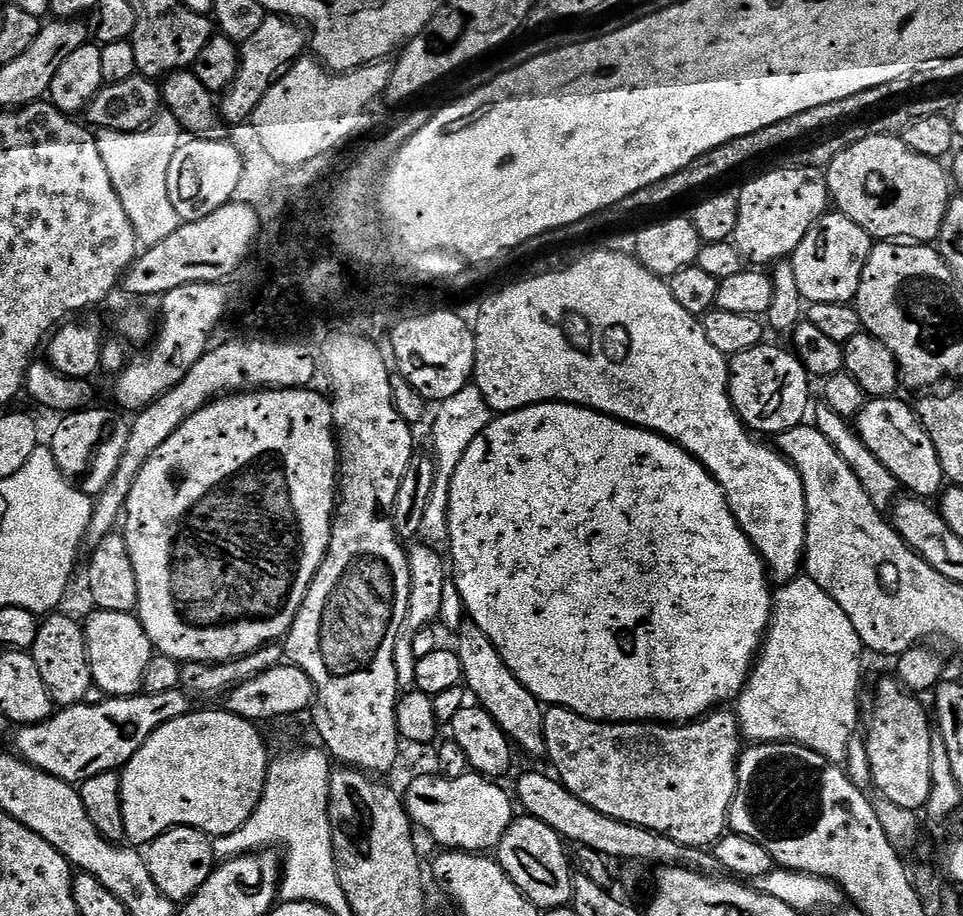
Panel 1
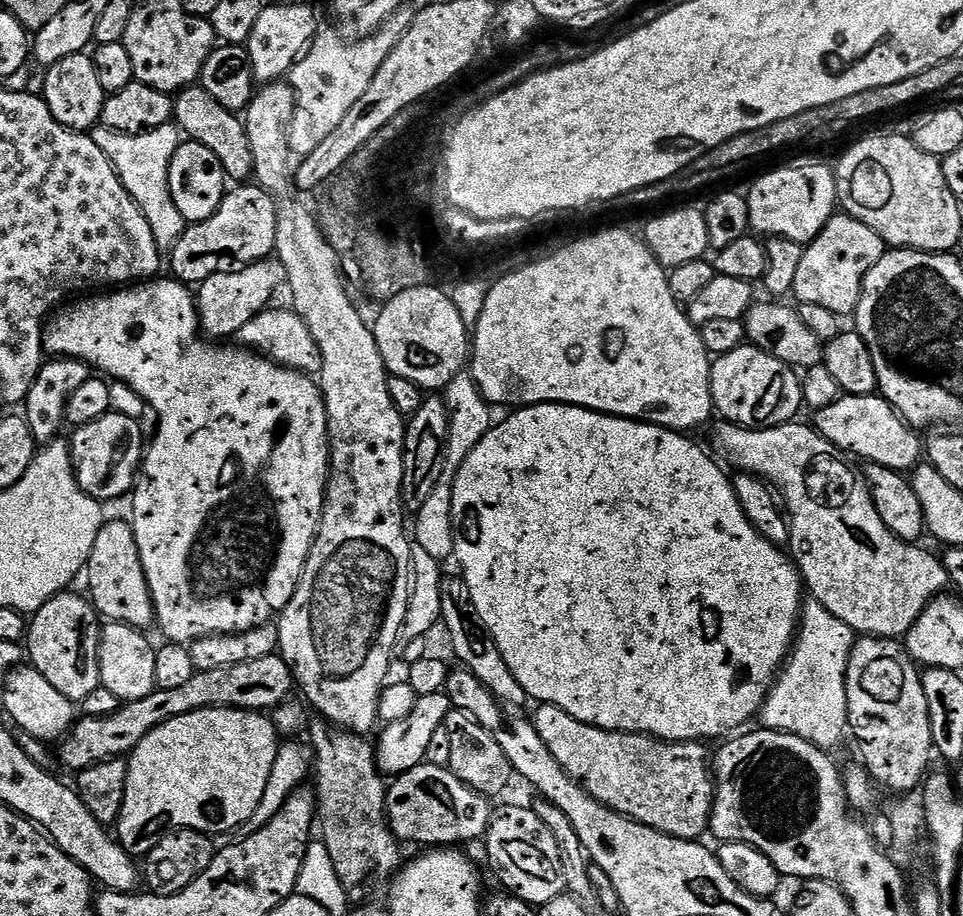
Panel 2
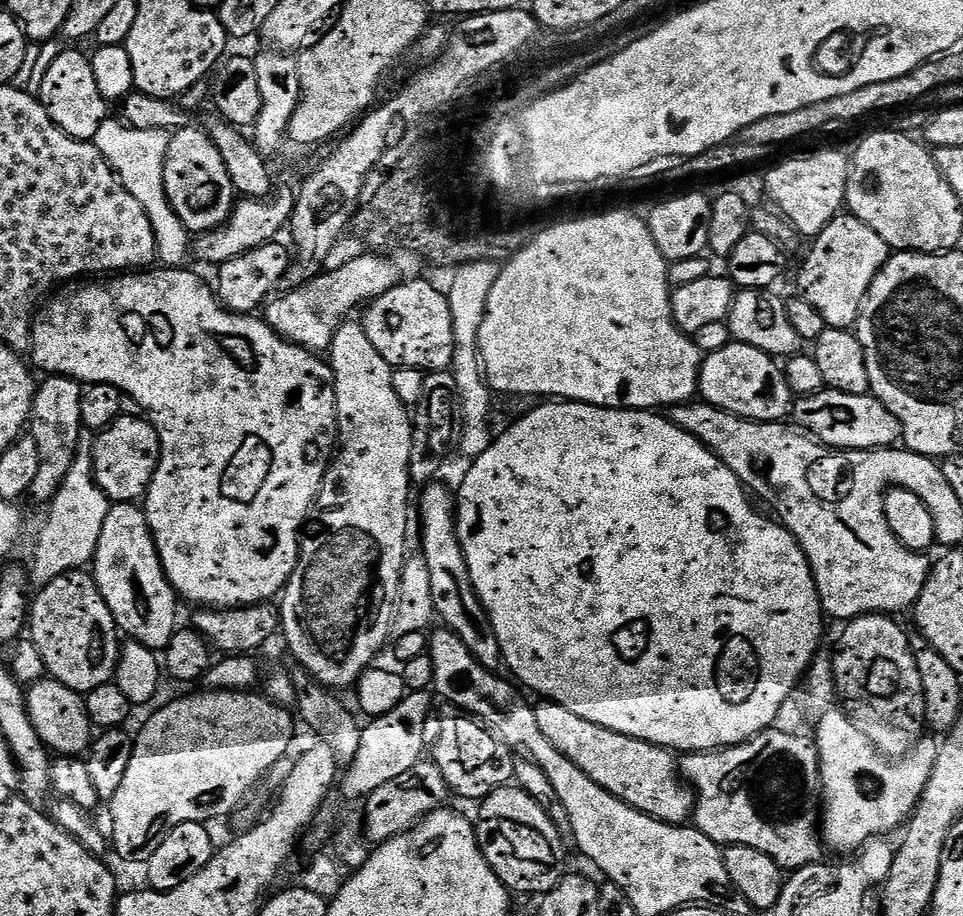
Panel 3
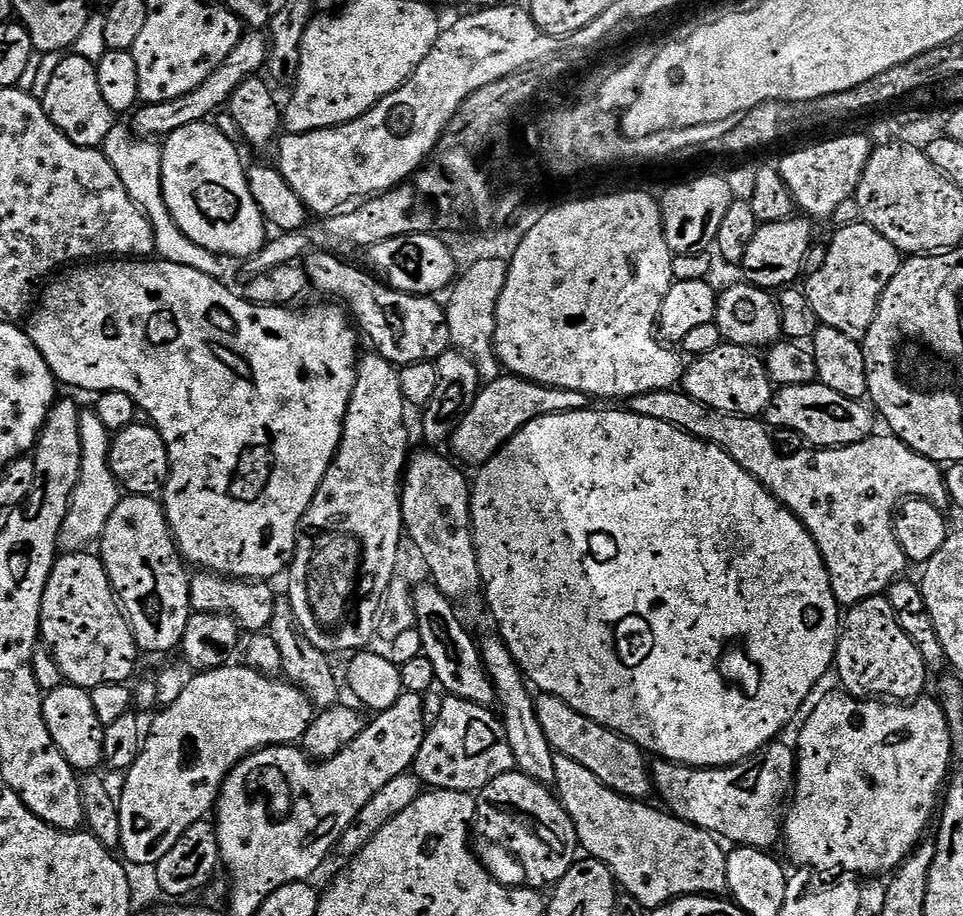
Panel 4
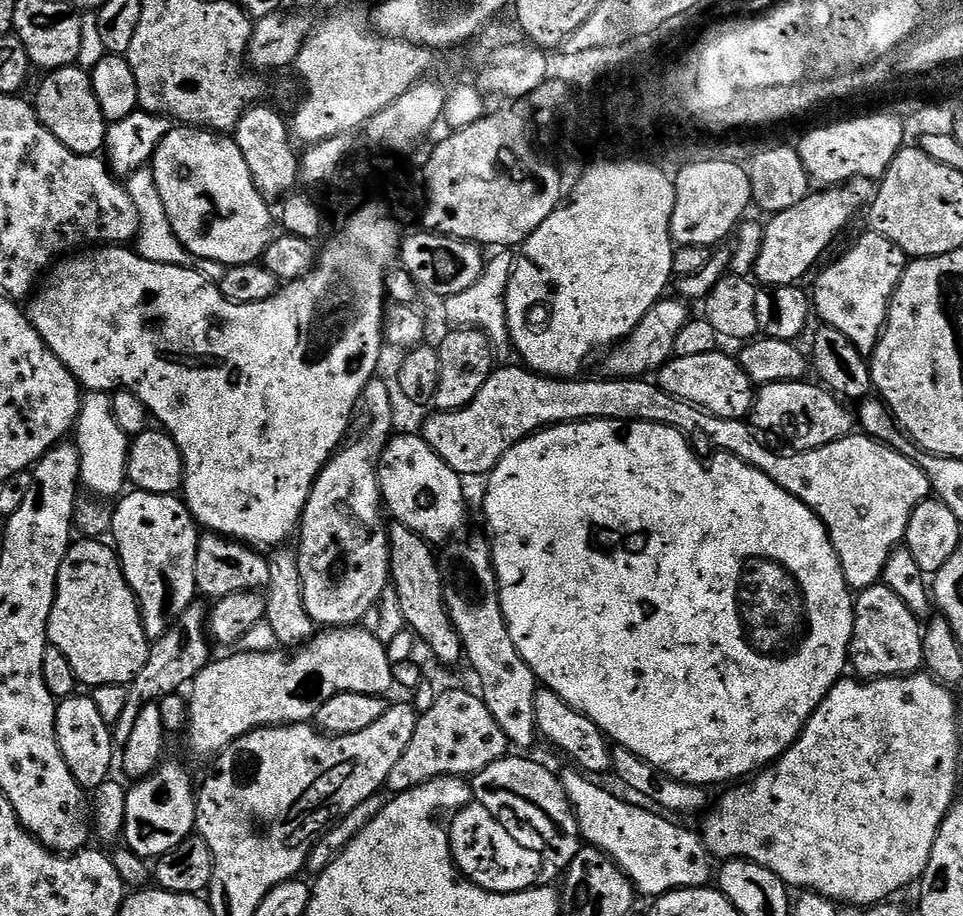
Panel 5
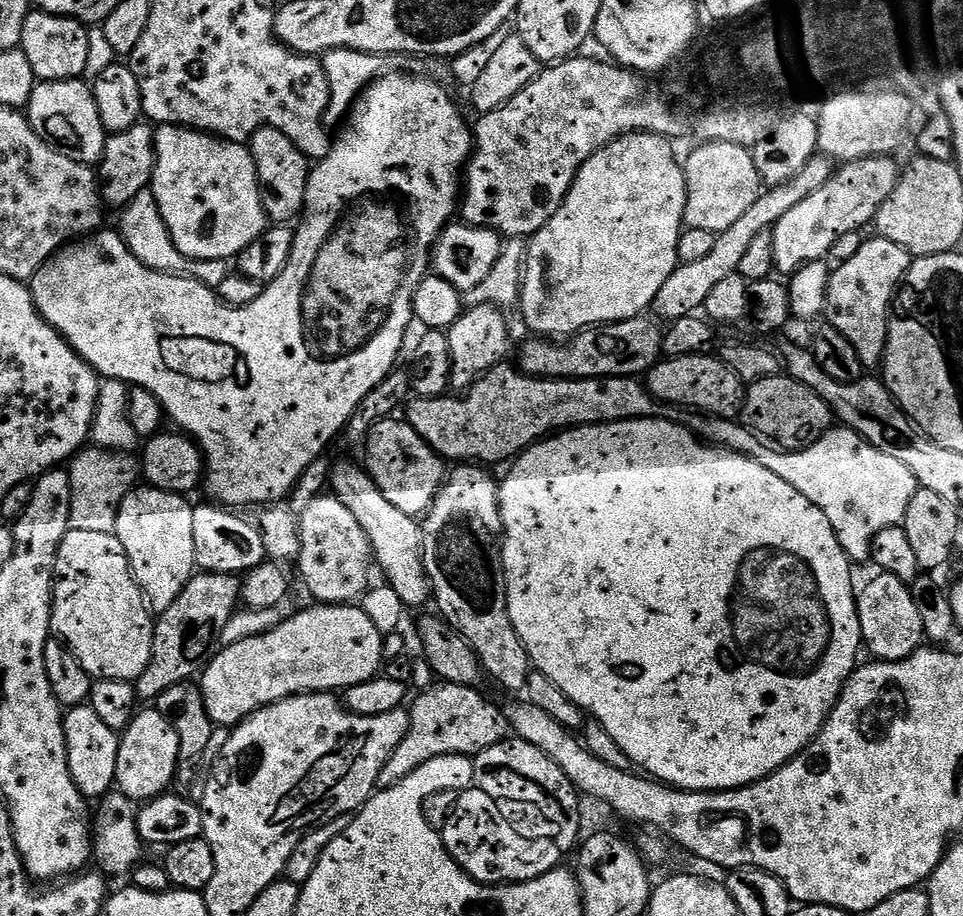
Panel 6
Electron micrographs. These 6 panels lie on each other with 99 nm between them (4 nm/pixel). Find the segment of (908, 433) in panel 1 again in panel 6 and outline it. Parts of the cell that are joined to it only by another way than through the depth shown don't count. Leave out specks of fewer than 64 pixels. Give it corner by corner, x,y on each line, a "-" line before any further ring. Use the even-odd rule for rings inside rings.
781,374
747,385
742,423
773,445
785,450
799,450
809,448
827,432
831,432
834,427
834,417
832,408
825,400
818,398
814,390
810,390
805,384
787,374

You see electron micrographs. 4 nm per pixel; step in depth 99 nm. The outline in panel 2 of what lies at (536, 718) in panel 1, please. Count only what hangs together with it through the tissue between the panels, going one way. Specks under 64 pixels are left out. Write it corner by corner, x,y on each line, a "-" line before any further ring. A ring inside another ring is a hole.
459,574
445,575
441,582
441,616
442,628
448,631
448,636
452,639
452,652
460,659
459,663
467,668
490,694
494,694
497,700
505,706
520,706
525,703
526,697
518,678
510,674
510,666
506,666
506,658
498,650
494,638
486,630
482,618
478,614
478,609
474,607
474,602
470,598
470,590
466,586
463,576

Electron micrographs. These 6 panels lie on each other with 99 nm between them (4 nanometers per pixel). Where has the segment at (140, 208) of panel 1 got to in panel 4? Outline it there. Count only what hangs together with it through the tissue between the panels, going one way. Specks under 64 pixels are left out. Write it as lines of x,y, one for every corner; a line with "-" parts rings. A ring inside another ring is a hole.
114,126
110,130
110,134
106,134
102,151
104,157
110,162
110,166
114,166
114,170
118,170
118,178
122,178
122,186
126,186
126,194
130,194
133,202
143,208
144,215
147,216
154,234
155,255
161,260
190,266
190,270
202,270
202,274
218,281
228,278
224,276
230,275
232,268
228,265
231,263
225,257
198,246
198,242
190,242
190,238
186,238
186,234
182,234
182,230
178,230
178,222
174,222
164,201
161,145
155,139
141,138
135,135
131,127

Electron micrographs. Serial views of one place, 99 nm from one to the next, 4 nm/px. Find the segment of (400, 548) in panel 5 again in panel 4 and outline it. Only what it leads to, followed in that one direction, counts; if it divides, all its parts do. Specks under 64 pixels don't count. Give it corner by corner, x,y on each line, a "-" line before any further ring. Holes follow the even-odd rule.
431,583
416,584
411,593
416,615
415,627
422,638
422,655
430,658
434,665
437,685
449,696
485,706
495,705
496,691
484,669
477,641
472,641
468,633
471,631
456,613
456,608

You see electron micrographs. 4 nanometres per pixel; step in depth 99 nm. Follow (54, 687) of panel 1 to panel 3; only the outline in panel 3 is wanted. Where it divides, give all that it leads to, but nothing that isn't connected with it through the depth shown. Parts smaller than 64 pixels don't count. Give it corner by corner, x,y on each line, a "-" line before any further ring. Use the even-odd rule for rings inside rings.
84,570
67,572
43,585
39,591
31,601
26,624
30,632
32,628
30,639
38,646
38,654
42,654
45,673
81,694
113,683
120,664
122,636
114,622
114,614
110,614
110,606
106,606
106,598
102,598
91,575

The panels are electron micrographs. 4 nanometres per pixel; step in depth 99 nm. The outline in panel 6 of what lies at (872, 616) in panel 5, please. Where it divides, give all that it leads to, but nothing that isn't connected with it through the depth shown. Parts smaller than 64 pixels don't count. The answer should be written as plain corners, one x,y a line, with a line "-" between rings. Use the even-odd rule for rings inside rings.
880,572
856,597
856,609
860,619
860,639
869,657
877,661
905,660
925,643
922,618
912,597
912,589
894,574

